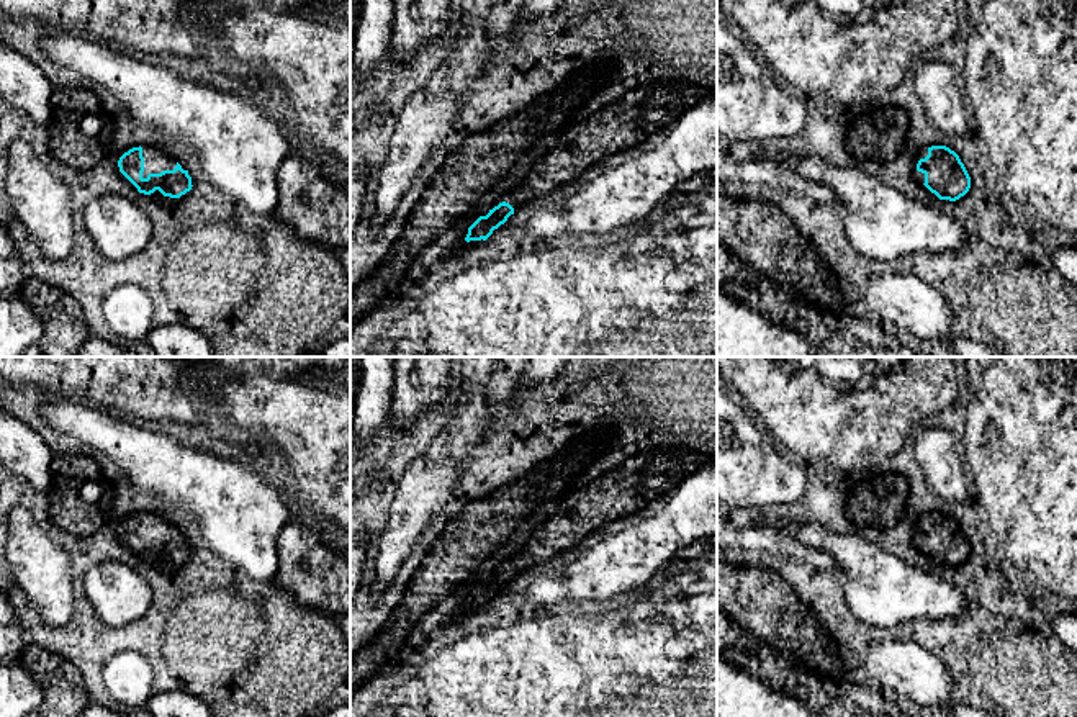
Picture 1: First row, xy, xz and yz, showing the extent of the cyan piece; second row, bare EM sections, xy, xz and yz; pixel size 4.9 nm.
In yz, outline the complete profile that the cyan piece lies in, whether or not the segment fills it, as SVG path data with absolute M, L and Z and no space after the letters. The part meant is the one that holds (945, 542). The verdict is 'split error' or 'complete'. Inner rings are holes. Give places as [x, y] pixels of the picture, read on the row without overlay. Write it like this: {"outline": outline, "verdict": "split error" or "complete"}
{"outline": "M946 512L920 514L913 543L940 566L956 568L971 555L971 543L964 530Z", "verdict": "split error"}

